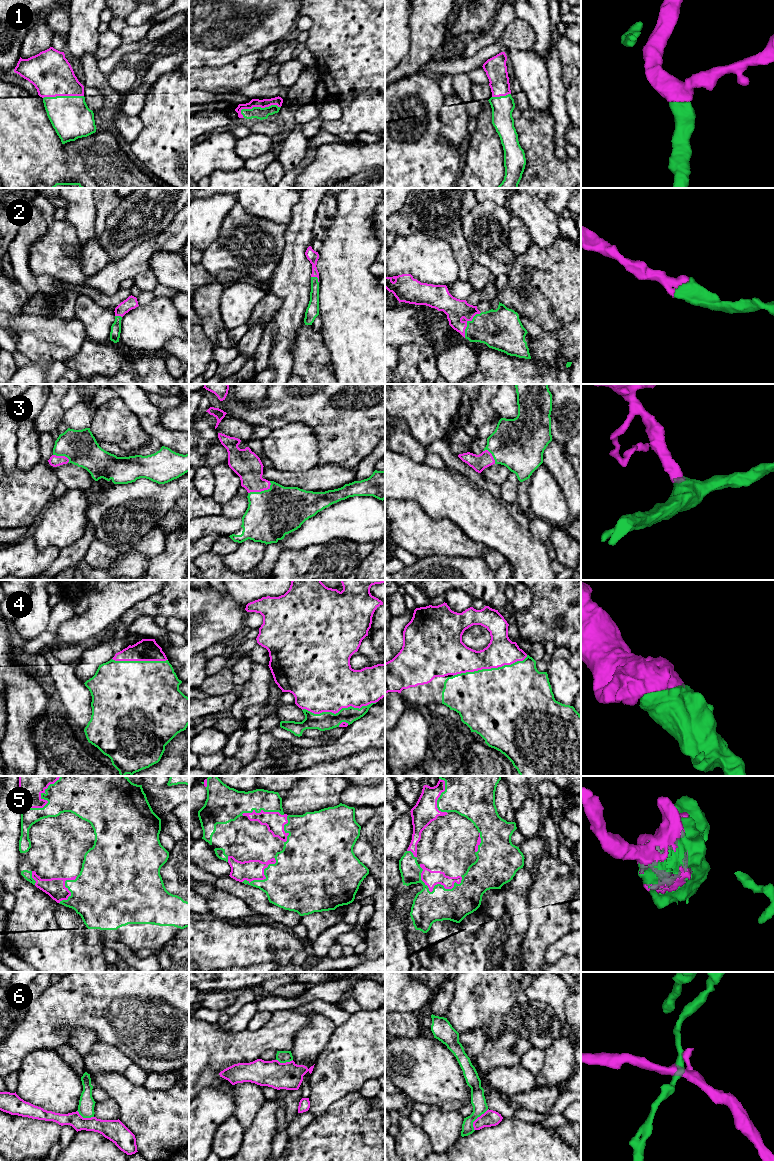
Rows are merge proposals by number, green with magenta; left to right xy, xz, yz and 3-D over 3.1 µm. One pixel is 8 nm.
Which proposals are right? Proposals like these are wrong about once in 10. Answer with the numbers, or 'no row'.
1, 2, 3, 4, 5

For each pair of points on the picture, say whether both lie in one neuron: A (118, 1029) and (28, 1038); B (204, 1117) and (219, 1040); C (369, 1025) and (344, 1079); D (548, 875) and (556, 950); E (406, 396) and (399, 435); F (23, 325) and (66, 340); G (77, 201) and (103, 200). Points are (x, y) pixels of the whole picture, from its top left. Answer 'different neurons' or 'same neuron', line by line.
A: same neuron
B: different neurons
C: same neuron
D: different neurons
E: different neurons
F: same neuron
G: different neurons

